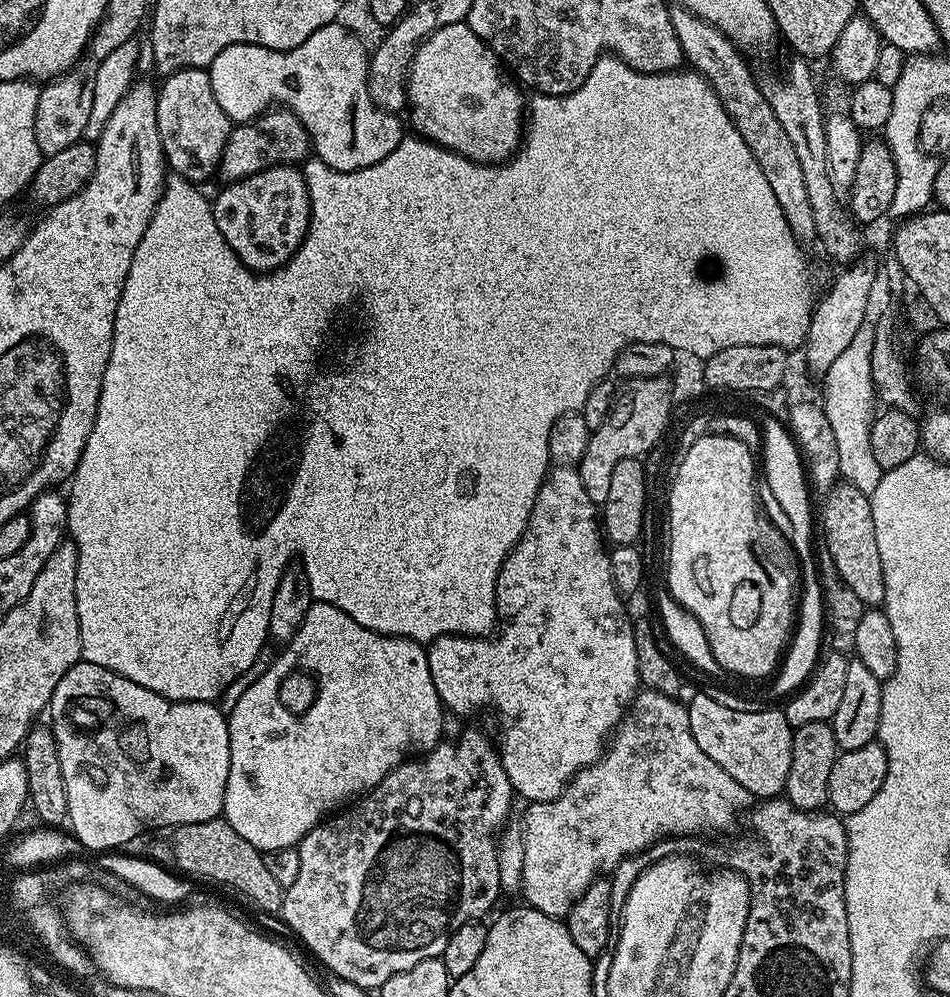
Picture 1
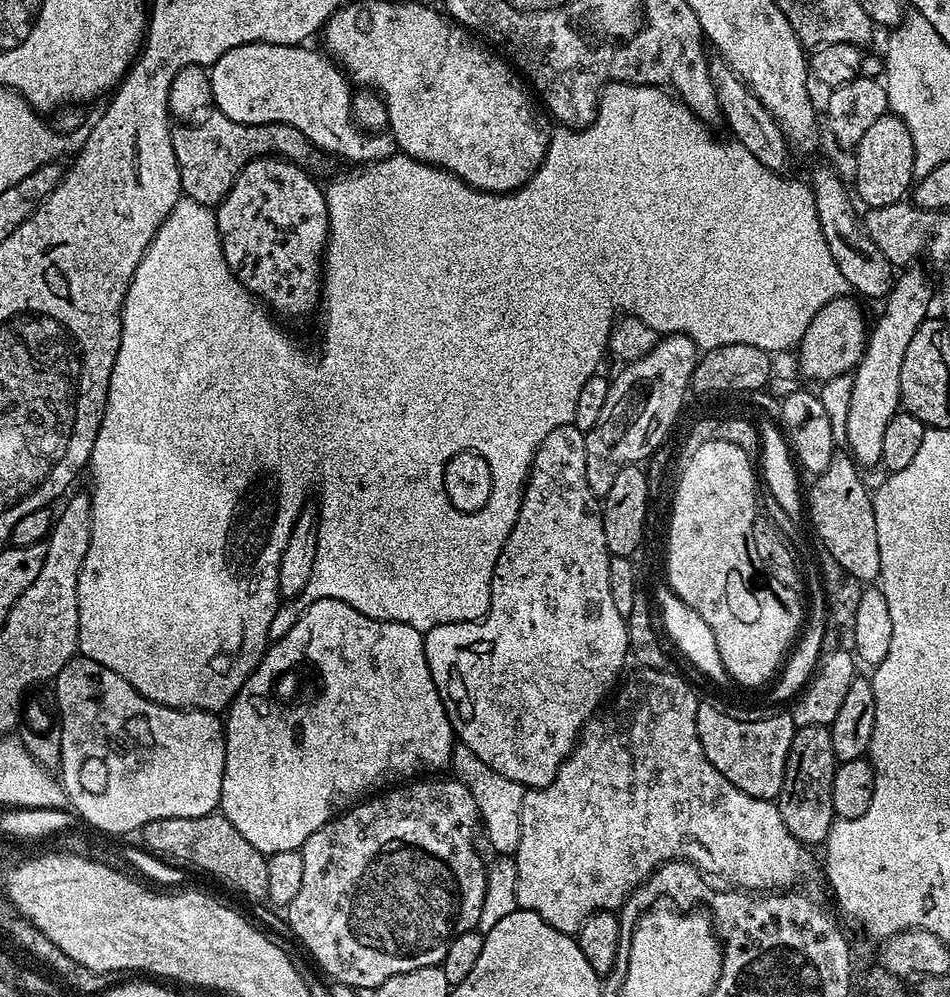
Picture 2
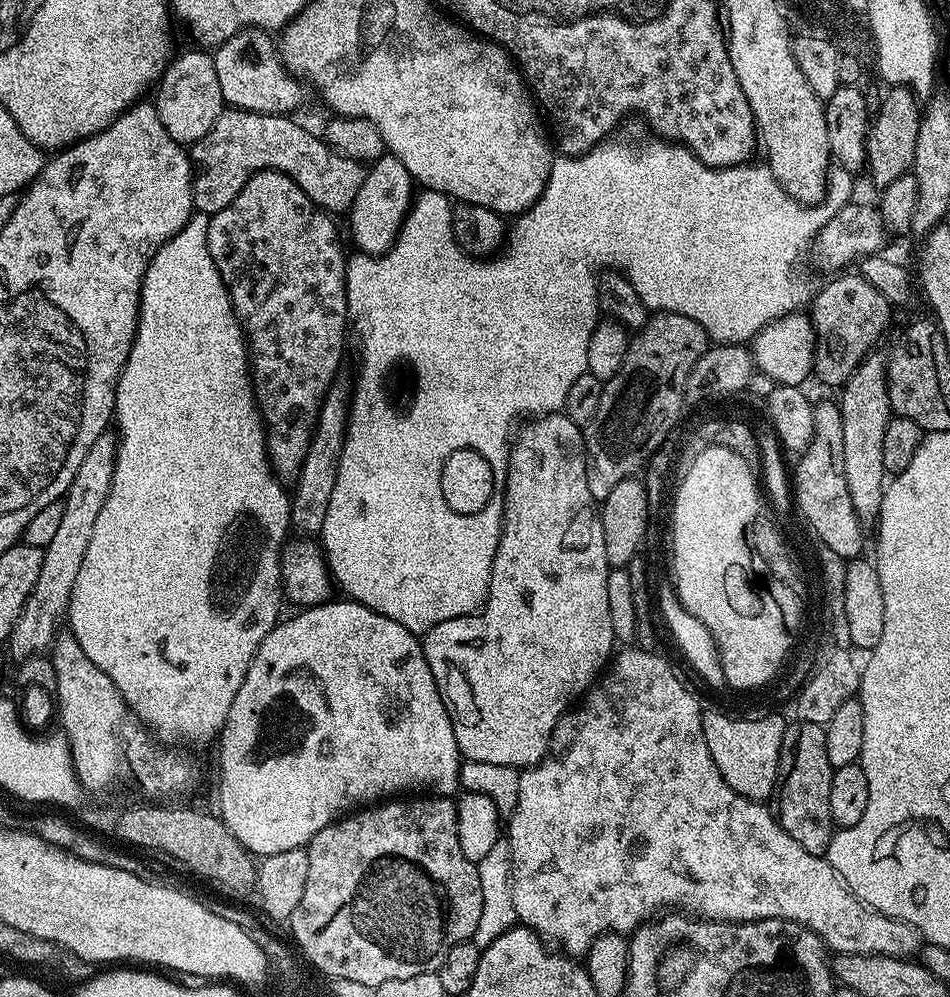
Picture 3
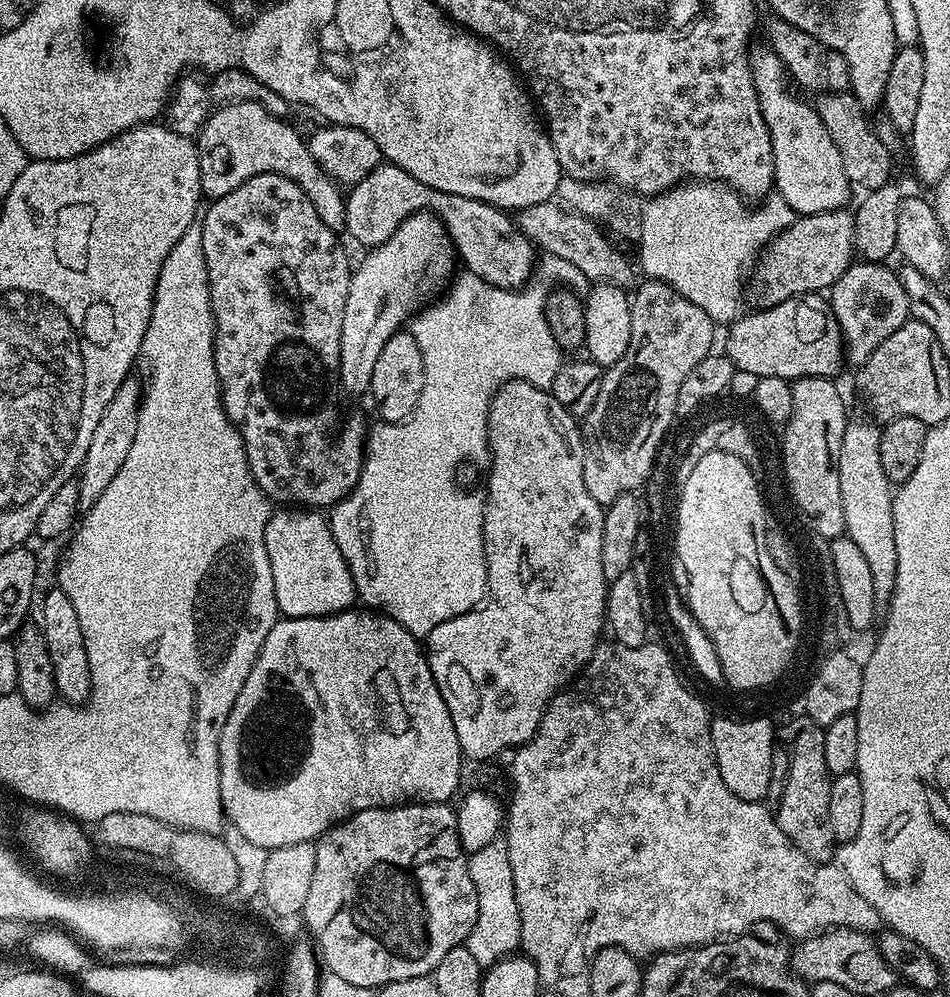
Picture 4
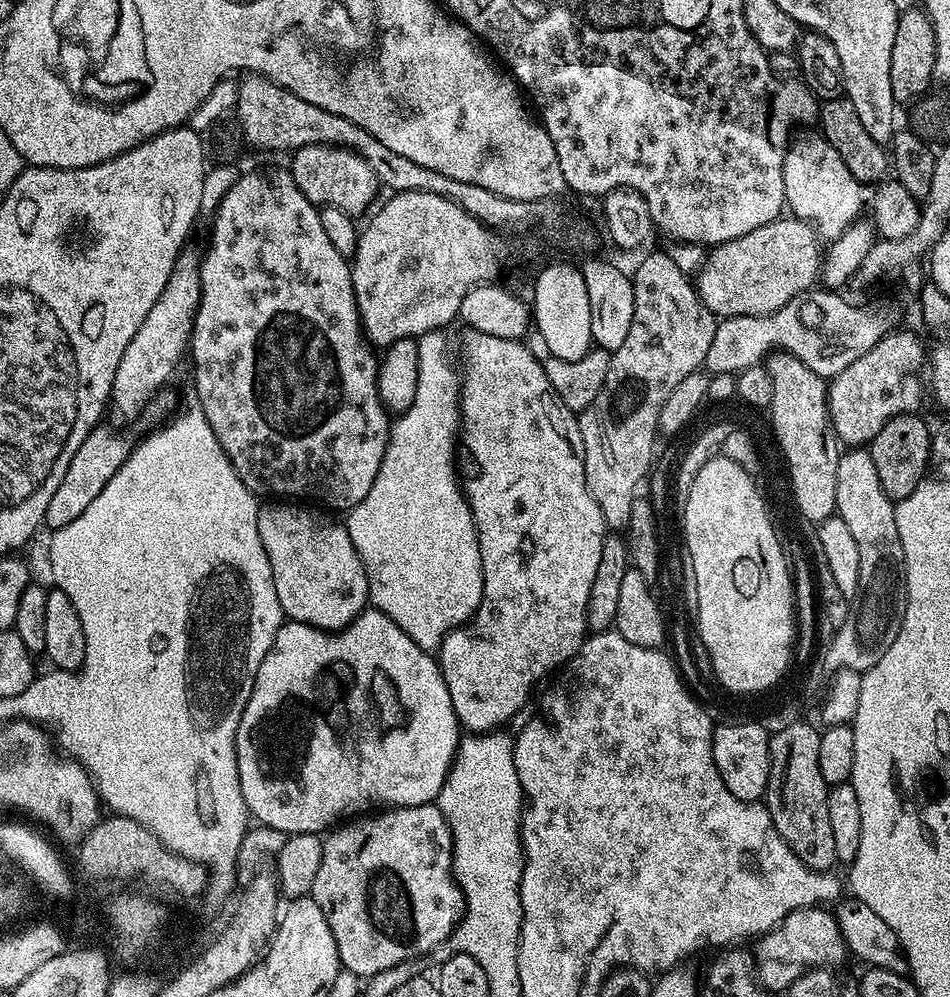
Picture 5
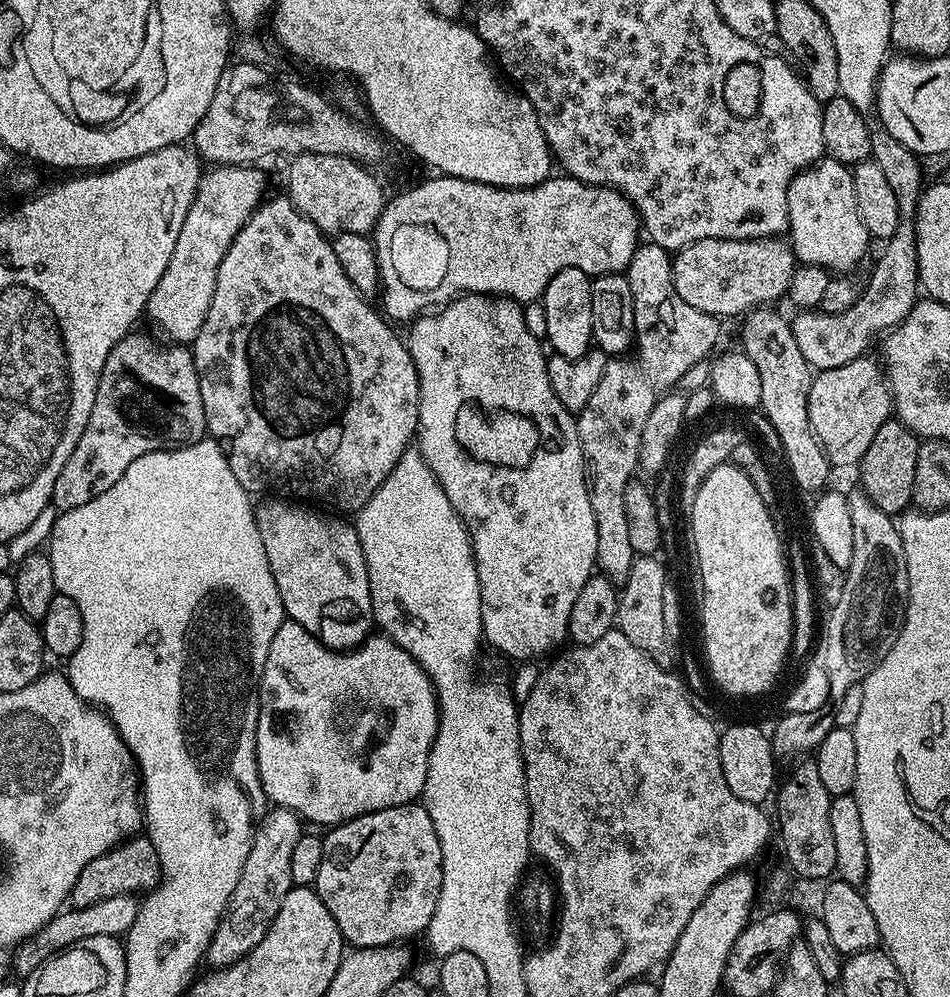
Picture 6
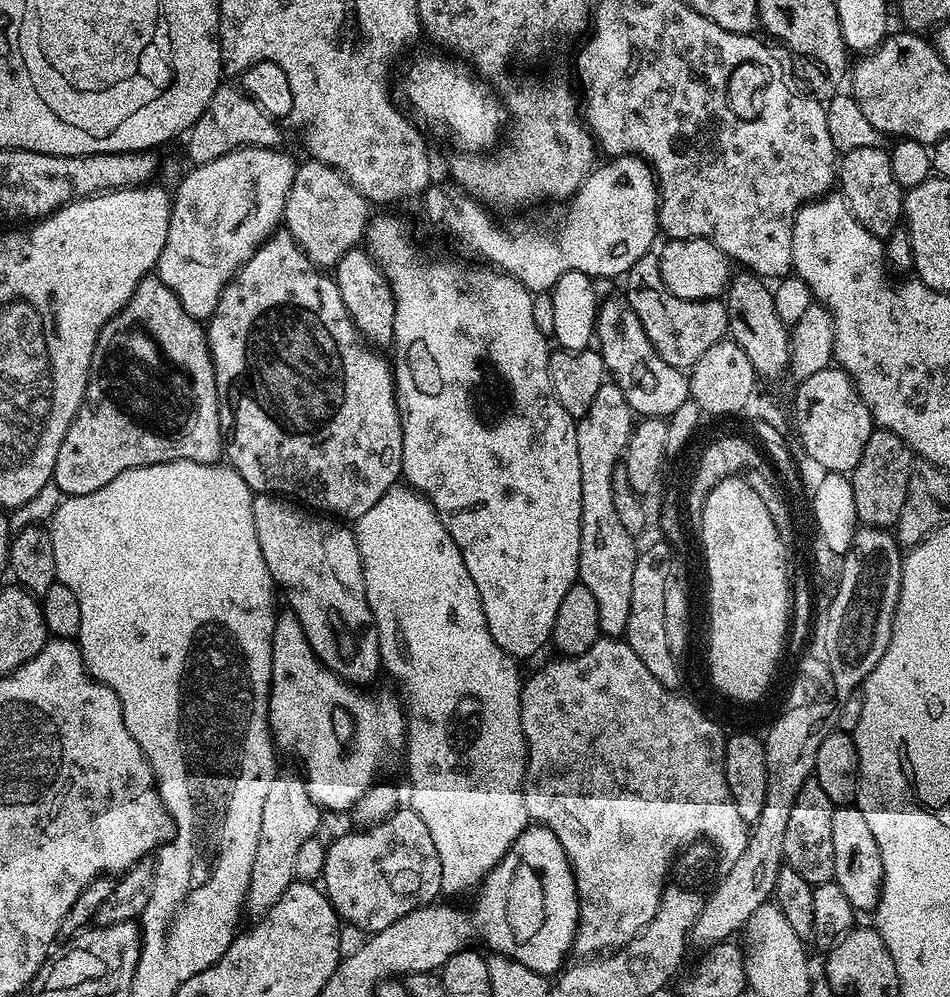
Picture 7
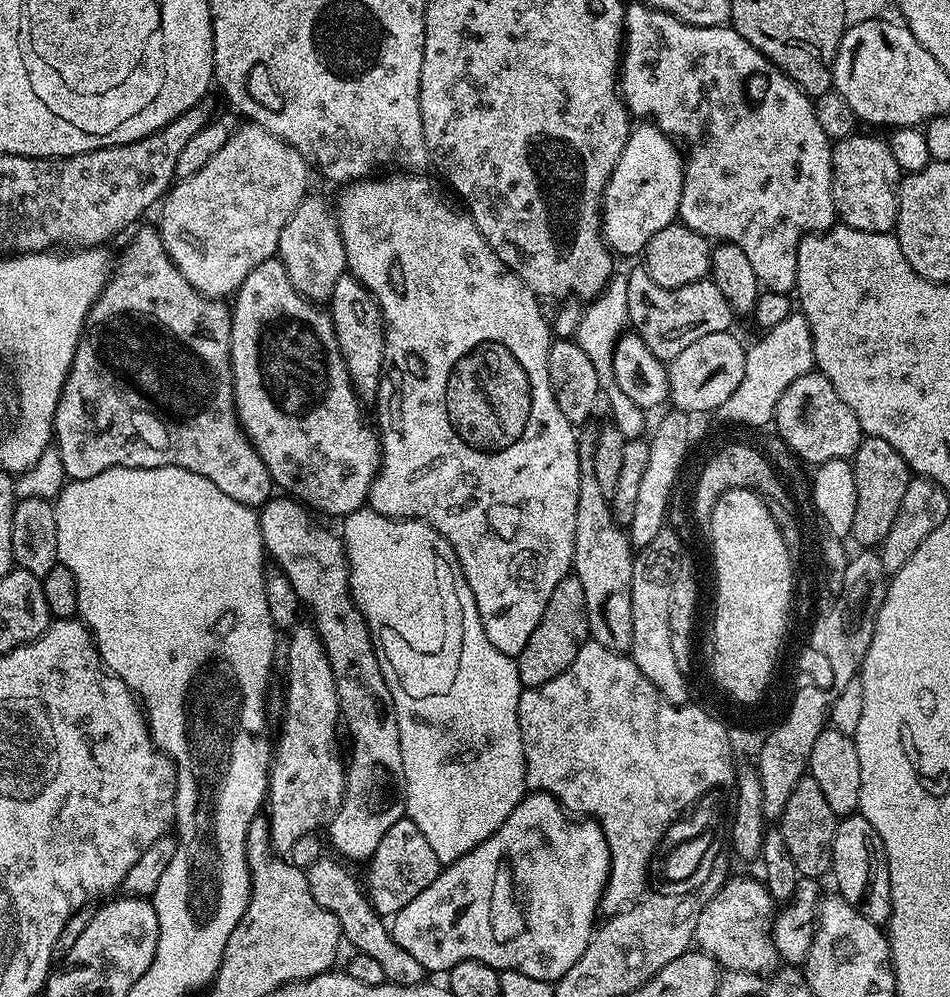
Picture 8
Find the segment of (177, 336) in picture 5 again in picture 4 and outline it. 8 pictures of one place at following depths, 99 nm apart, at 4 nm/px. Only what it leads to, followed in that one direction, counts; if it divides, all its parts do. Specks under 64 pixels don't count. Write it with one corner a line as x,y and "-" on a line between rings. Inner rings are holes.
129,378
118,386
118,394
110,398
110,406
102,410
102,418
94,429
94,438
90,438
90,446
86,450
86,458
78,469
78,498
81,509
87,510
106,494
106,486
118,478
118,470
122,470
122,462
126,462
126,454
130,454
130,446
134,446
134,434
138,434
138,414
142,399
142,384

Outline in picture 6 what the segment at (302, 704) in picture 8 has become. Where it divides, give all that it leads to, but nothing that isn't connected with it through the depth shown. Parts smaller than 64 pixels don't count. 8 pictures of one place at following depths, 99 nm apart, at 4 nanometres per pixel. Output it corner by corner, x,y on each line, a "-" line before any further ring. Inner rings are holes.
269,807
269,812
264,817
259,817
254,828
252,838
252,849
250,854
246,854
246,866
242,866
242,878
238,878
238,886
234,886
234,894
228,903
228,909
220,919
220,924
216,927
216,933
212,936
212,941
208,947
206,957
207,963
212,963
213,969
225,968
234,962
241,960
270,930
278,910
282,906
282,898
286,898
288,891
294,887
292,875
290,874
290,854
294,854
294,846
298,846
298,838
302,834
302,821
296,813
288,808

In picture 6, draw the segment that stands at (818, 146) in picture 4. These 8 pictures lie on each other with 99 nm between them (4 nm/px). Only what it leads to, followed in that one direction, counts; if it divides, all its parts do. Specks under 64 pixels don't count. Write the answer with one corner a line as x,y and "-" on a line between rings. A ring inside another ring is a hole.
821,158
811,168
804,168
788,187
788,231
792,252
800,264
817,264
832,274
848,274
868,252
870,237
854,198
852,168
831,158

